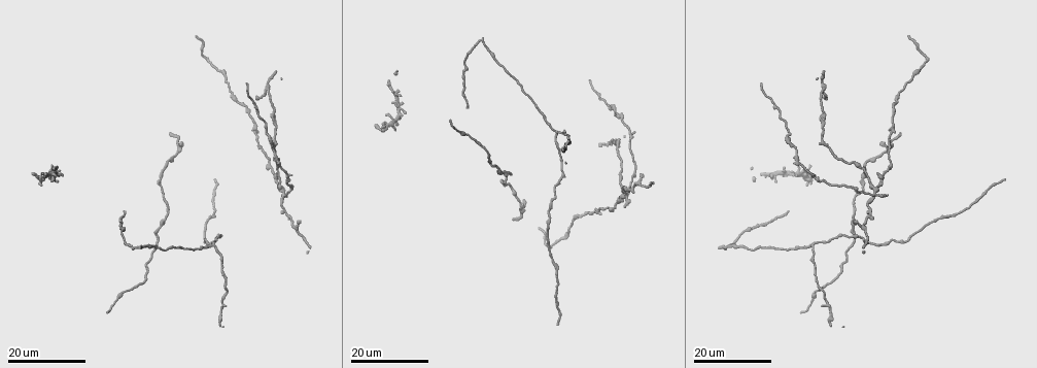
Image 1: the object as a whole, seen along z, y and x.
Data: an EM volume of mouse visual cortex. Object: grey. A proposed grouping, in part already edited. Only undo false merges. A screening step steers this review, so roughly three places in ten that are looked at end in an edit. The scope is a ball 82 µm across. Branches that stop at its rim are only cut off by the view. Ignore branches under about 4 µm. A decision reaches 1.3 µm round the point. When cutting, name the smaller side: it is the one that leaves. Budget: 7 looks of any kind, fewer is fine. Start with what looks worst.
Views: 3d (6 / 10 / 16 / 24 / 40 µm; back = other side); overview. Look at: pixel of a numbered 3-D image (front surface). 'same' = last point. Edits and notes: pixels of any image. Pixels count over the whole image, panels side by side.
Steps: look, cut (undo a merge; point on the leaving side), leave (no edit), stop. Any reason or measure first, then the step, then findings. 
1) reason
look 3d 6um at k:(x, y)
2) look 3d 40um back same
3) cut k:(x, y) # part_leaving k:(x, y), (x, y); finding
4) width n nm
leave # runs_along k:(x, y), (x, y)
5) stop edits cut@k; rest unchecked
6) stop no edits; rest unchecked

three-way junction
look 3d 24um at 1:(214, 244)

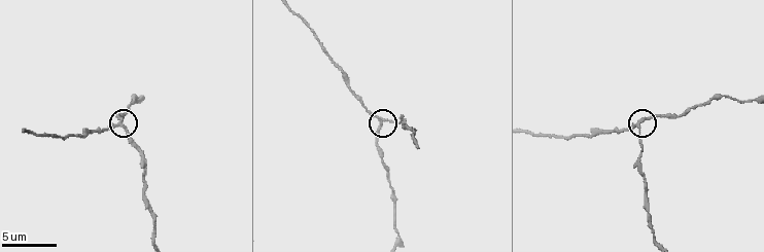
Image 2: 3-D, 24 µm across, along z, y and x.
look 3d 10um at 2:(378, 117)

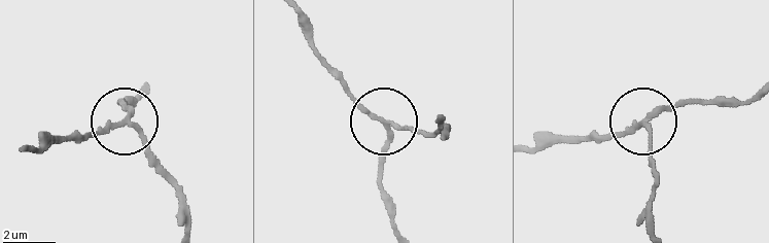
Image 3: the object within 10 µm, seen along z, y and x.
zoom in
look 3d 6um at 3:(644, 123)

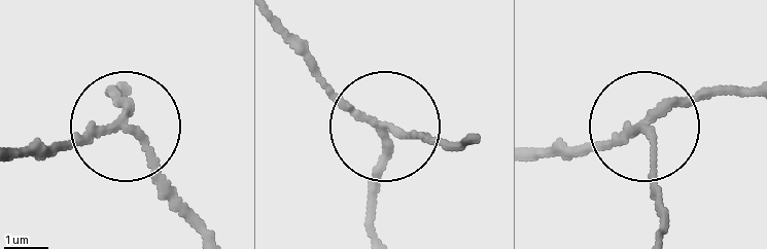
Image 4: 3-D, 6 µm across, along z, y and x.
arms 3
cut 4:(152, 181) # part_leaving 4:(126, 128), (196, 235); a second cell is stuck on

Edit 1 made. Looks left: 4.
looks like a crossing
look 3d 16um at 1:(267, 89)

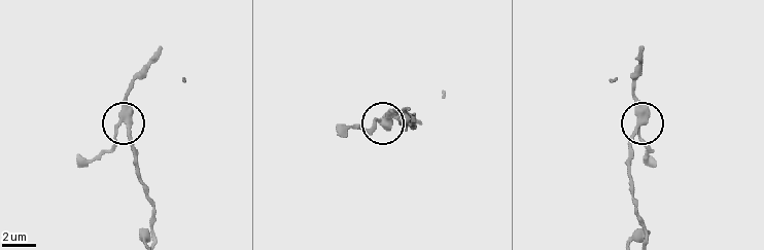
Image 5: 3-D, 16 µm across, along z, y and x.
look 3d 6um at 5:(379, 122)

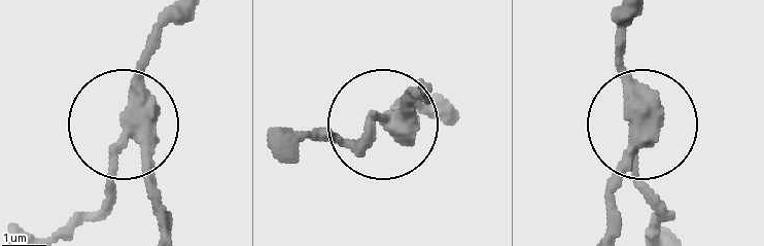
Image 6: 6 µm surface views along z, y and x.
width 380 nm
leave # one cell here

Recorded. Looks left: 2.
four arms meet
look 3d 24um at 1:(875, 194)

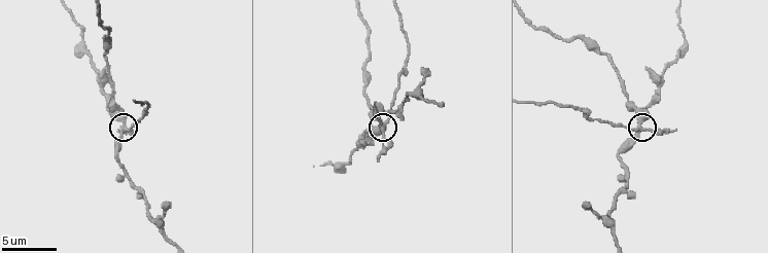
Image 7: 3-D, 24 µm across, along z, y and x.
zoom in
look 3d 10um at 7:(125, 128)

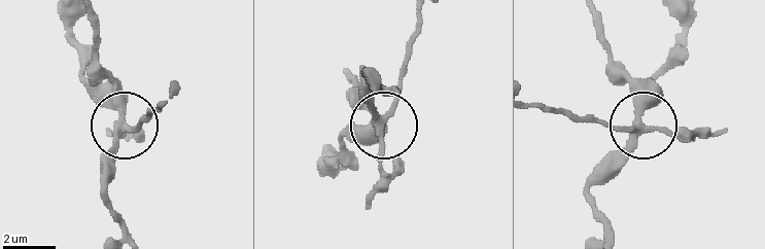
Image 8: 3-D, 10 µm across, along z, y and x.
cut 8:(396, 158) # part_leaving 8:(636, 130), (585, 122), (531, 105); a second cell is stuck on

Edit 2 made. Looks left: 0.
stop edits cut@4, cut@8; rest unchecked

